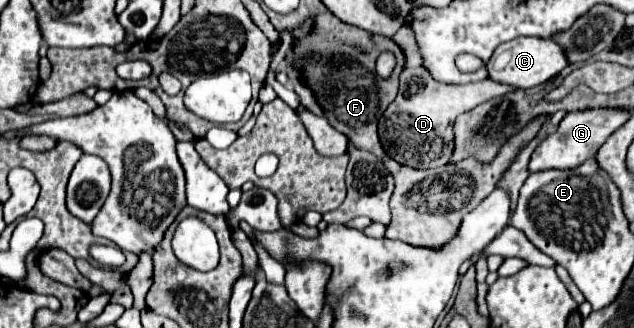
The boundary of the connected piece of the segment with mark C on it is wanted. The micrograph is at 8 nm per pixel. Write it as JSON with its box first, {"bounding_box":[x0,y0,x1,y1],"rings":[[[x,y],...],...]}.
{"bounding_box":[488,37,568,89],"rings":[[[516,37],[508,43],[498,45],[492,59],[488,61],[488,71],[490,71],[490,79],[494,81],[508,83],[518,89],[528,89],[528,87],[536,87],[550,81],[566,65],[568,65],[568,57],[560,43],[552,39],[542,39],[542,37]]]}

